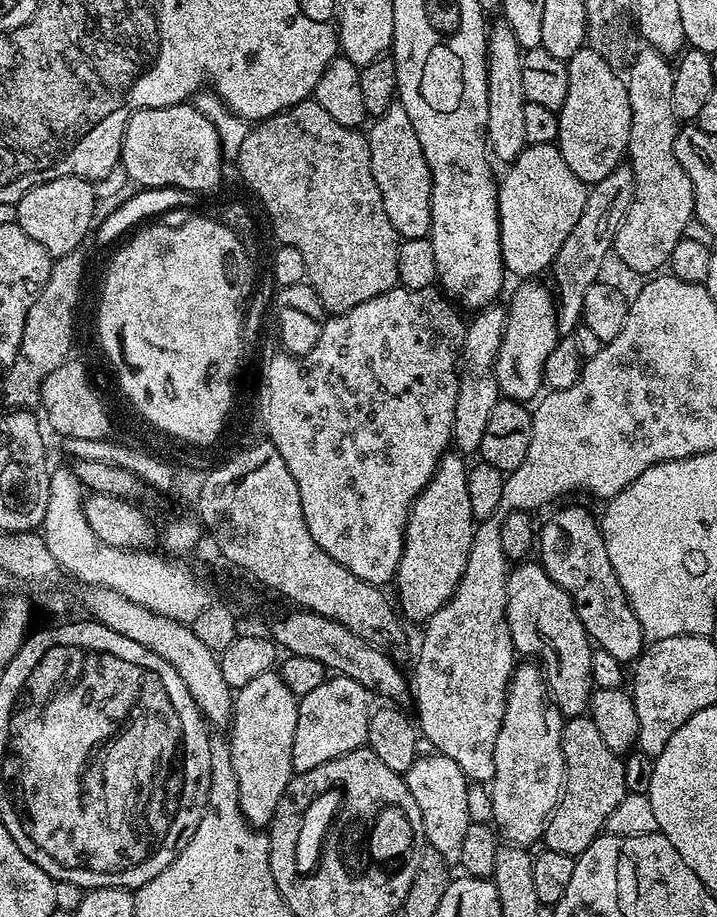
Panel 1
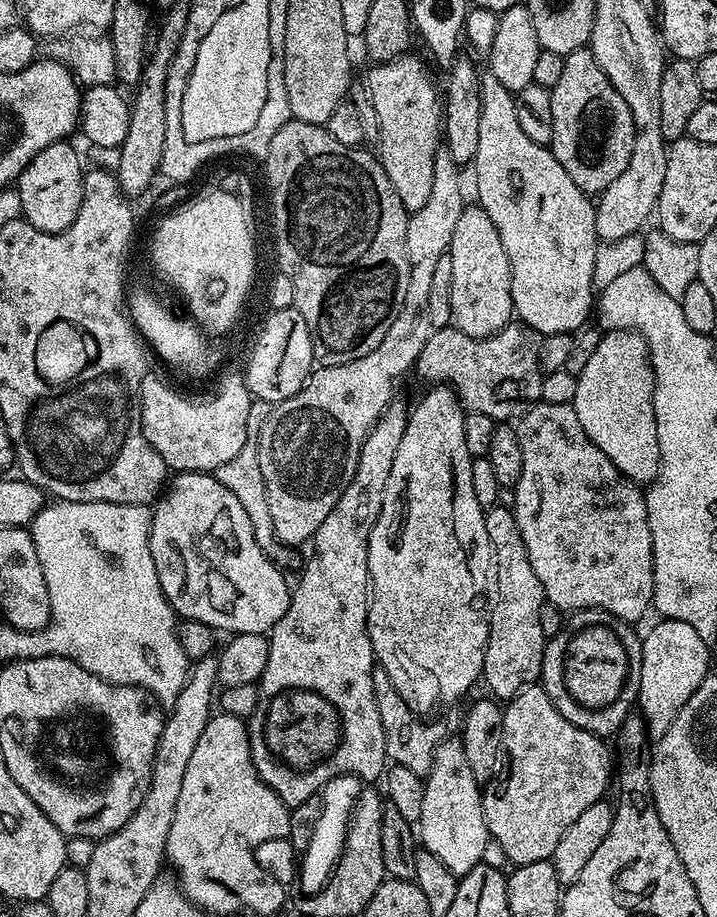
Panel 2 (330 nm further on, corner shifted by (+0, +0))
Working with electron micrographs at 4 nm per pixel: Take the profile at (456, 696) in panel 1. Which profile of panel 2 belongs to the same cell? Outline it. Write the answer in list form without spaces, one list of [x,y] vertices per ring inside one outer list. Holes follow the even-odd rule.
[[[445,738],[436,748],[434,762],[424,782],[418,840],[425,851],[434,854],[434,858],[457,878],[465,876],[483,861],[490,837],[484,821],[482,786],[474,778],[470,762],[466,762],[459,738]]]

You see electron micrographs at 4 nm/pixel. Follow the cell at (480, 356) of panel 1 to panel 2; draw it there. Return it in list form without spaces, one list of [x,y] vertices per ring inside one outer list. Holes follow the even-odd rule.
[[[465,206],[454,238],[448,247],[450,258],[450,306],[452,324],[470,338],[484,340],[502,331],[513,319],[512,279],[506,246],[498,238],[498,226],[490,222],[490,214],[479,206]]]

